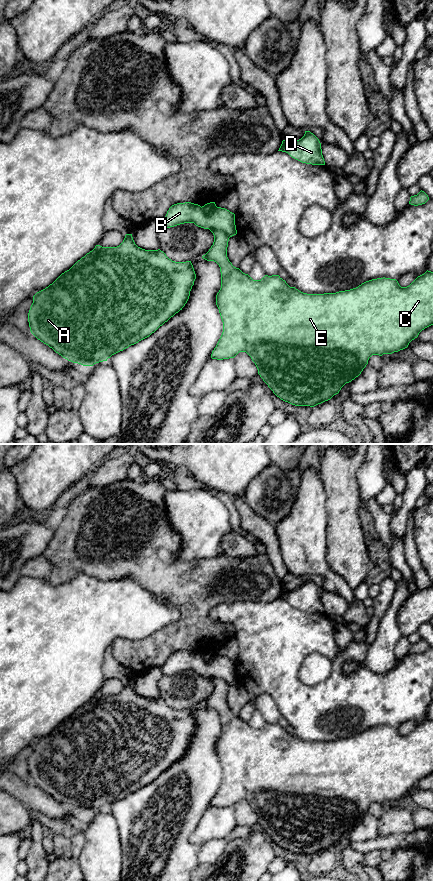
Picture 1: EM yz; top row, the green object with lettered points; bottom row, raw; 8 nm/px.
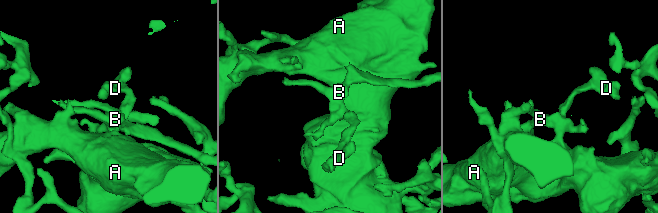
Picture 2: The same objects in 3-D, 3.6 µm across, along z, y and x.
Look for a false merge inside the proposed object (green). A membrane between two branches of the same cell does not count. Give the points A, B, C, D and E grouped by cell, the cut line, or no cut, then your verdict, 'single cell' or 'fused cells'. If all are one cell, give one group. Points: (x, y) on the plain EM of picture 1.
groups A C E / B D; cut yz (209, 677), (222, 678), (229, 685); fused cells

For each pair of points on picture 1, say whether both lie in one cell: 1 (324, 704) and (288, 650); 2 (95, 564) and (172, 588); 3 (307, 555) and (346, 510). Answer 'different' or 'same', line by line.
1: same
2: same
3: different

